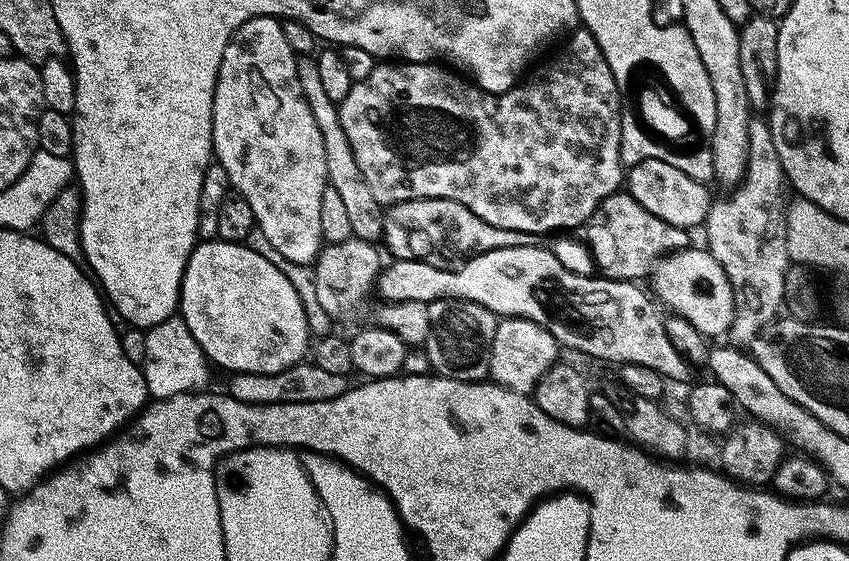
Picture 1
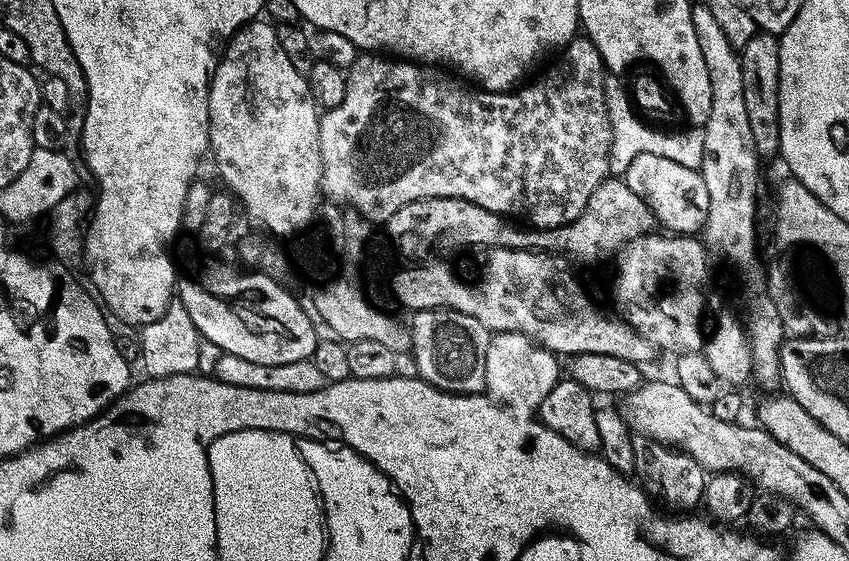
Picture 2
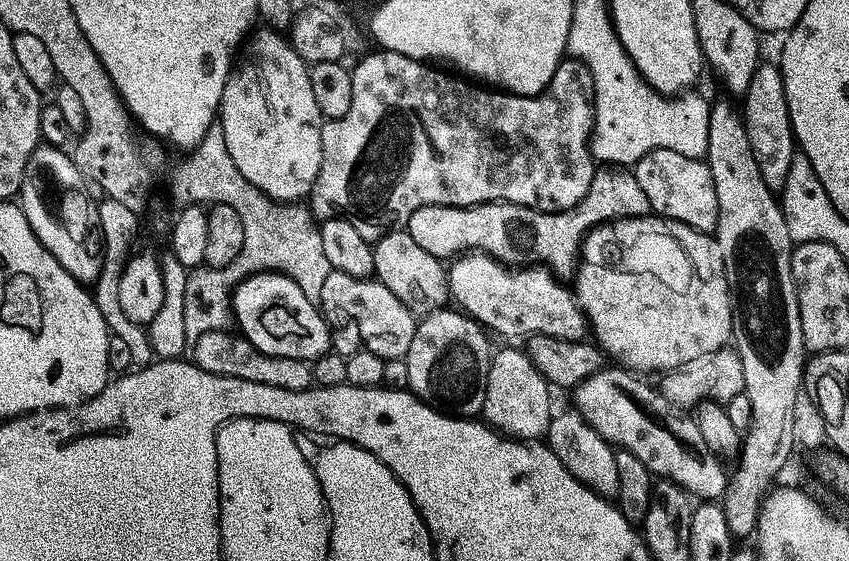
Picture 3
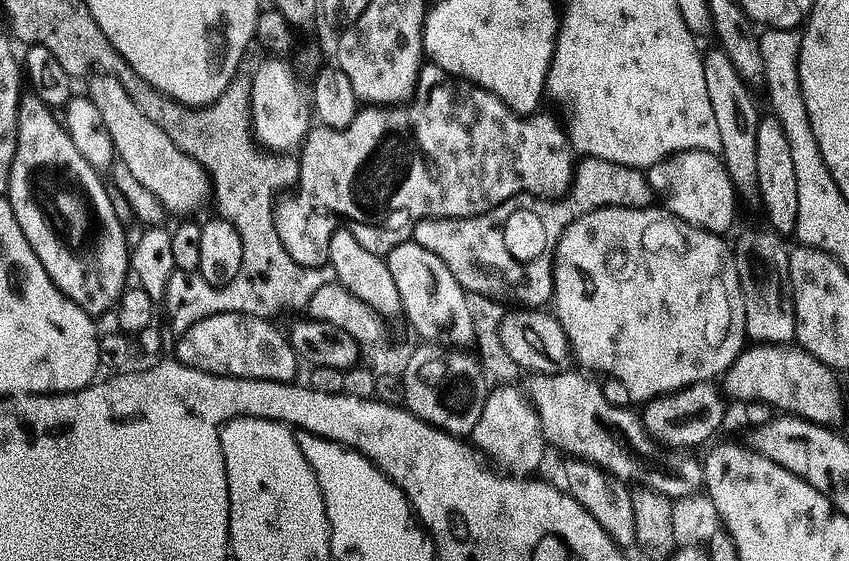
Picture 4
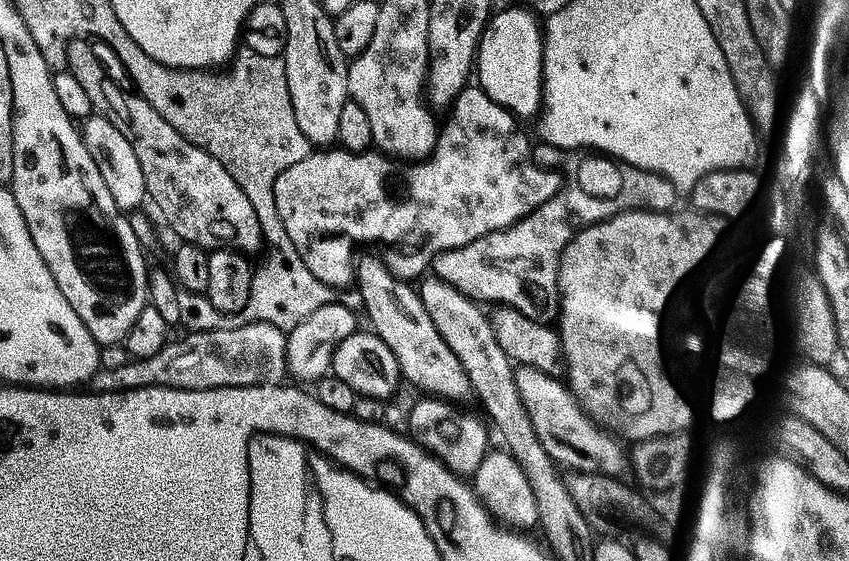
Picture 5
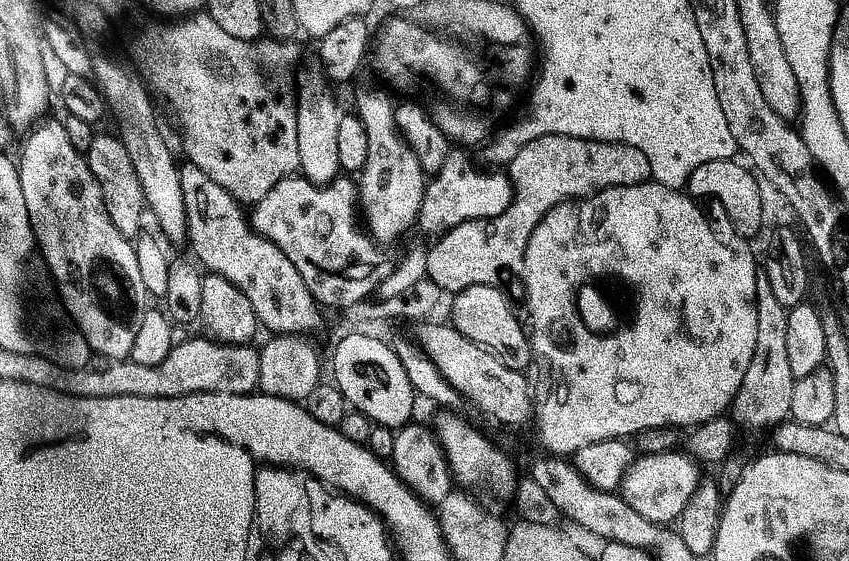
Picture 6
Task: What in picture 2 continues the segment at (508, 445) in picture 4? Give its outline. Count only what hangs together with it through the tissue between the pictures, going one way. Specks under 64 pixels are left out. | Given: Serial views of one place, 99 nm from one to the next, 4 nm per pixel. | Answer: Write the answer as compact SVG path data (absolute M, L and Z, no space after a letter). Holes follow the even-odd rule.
M517 332L493 335L486 354L485 393L489 399L499 402L512 412L535 415L562 378L562 366L560 368L558 363L560 362L555 353L531 340L529 336Z

